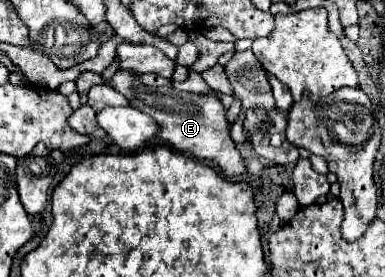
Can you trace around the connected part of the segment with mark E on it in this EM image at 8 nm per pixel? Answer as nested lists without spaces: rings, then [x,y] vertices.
[[[115,74],[111,86],[119,90],[131,102],[131,106],[143,110],[145,114],[151,114],[161,124],[159,138],[171,144],[175,150],[193,154],[199,160],[213,160],[213,164],[217,164],[227,176],[247,174],[245,160],[235,148],[235,142],[229,134],[229,122],[225,118],[225,108],[219,102],[219,98],[207,94],[179,92],[173,86],[163,88],[143,86],[137,80],[137,74]]]

